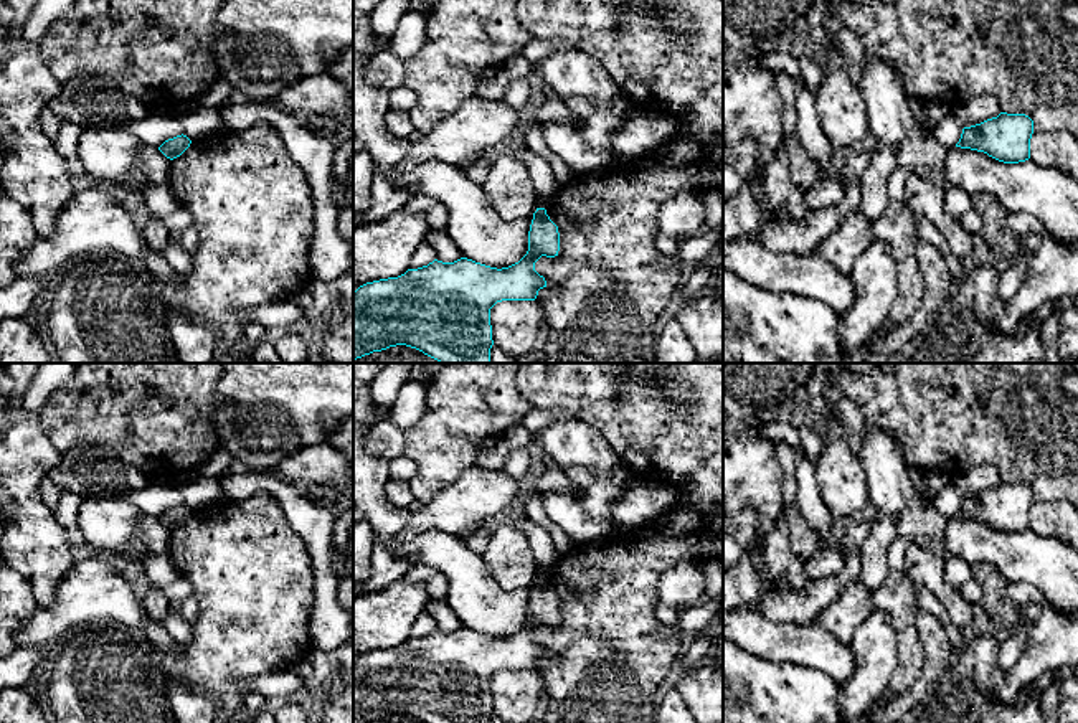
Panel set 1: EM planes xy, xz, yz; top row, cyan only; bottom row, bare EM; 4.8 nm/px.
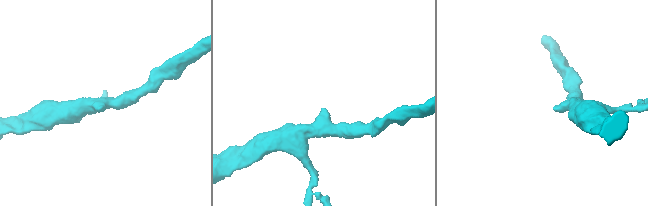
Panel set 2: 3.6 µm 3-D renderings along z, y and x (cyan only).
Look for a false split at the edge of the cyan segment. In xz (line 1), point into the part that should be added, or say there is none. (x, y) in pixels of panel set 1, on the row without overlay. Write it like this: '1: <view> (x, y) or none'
1: none

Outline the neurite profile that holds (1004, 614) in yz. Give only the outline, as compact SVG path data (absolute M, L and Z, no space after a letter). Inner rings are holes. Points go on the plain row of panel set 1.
M977 563L971 566L972 579L982 588L982 606L992 622L1000 632L1007 634L1015 629L1022 619L1033 614L1033 607L1012 602L1005 596L1007 579L991 563Z

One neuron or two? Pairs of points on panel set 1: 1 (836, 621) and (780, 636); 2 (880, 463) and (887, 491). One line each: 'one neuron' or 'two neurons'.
1: two neurons
2: one neuron

